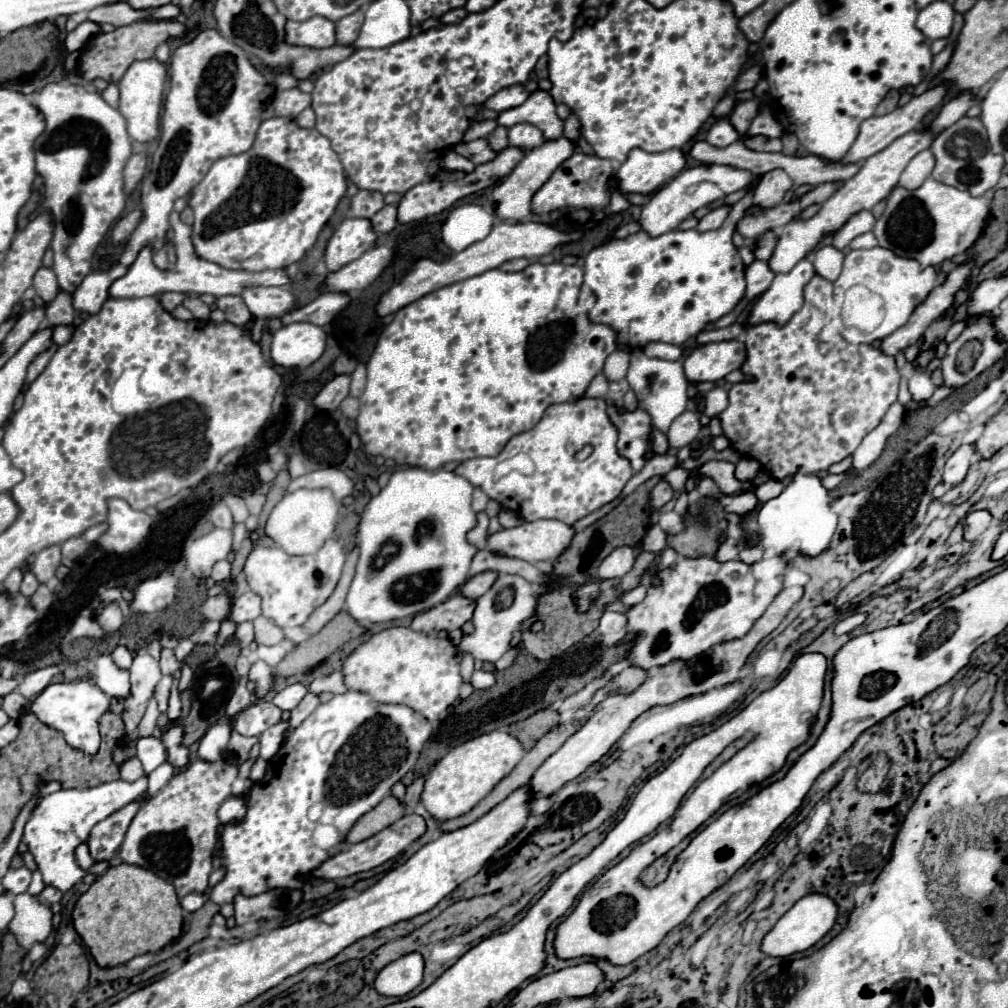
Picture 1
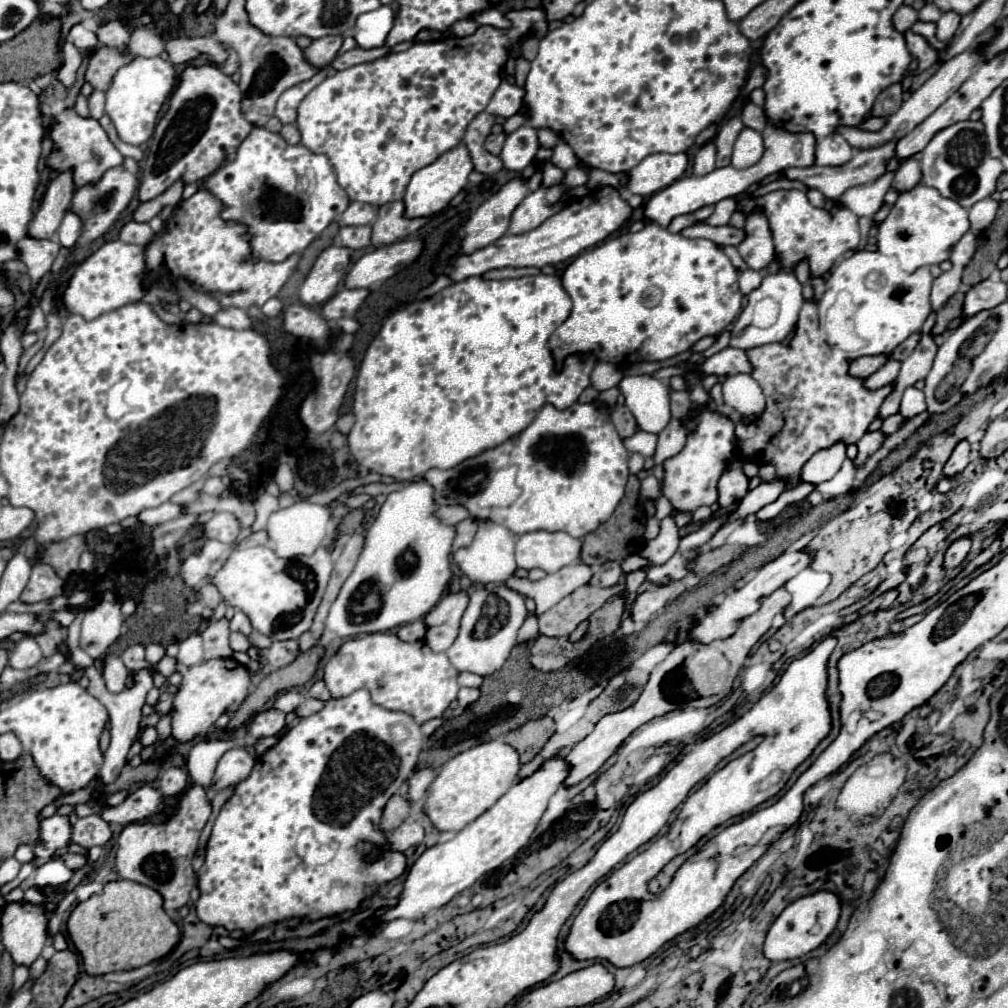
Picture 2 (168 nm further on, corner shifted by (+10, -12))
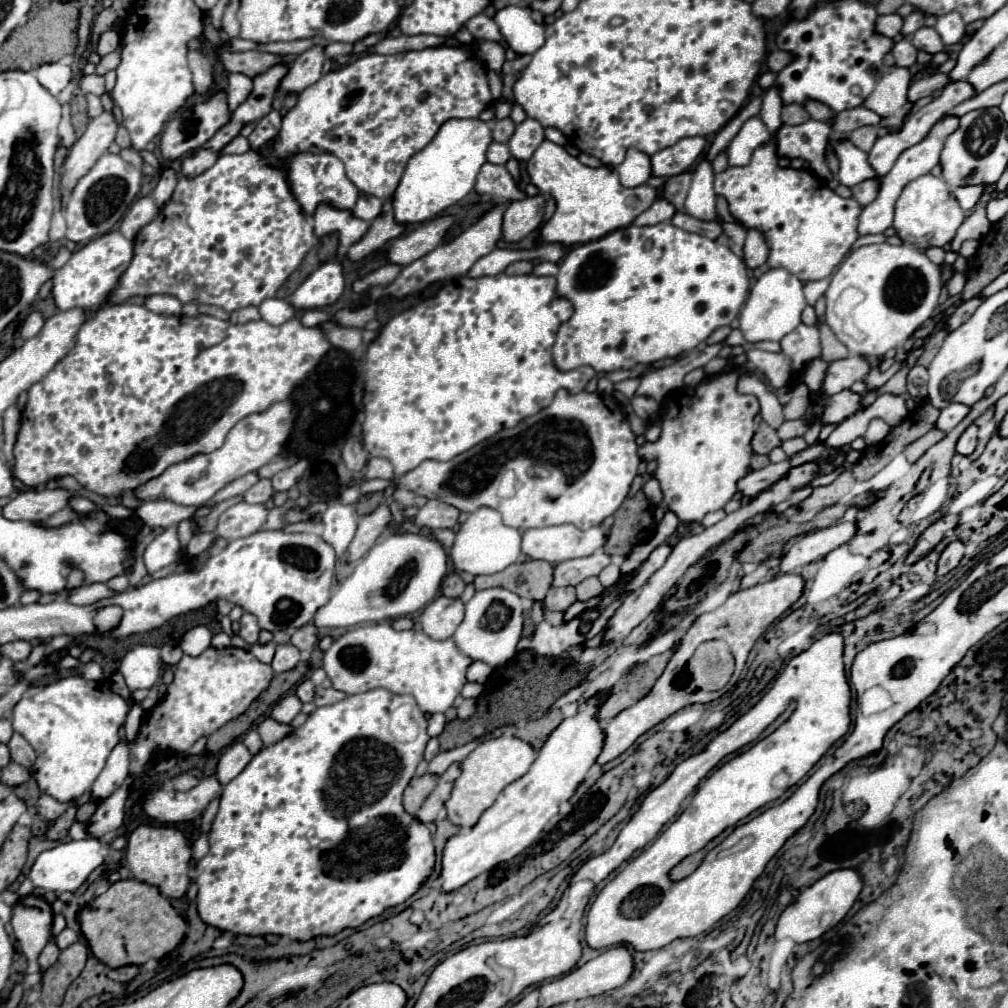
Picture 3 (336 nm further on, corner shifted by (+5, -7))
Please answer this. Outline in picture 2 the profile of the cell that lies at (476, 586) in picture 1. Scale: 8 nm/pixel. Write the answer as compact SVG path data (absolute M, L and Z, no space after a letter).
M462 589L458 593L448 593L442 601L426 615L426 625L430 625L430 633L426 633L426 643L432 651L448 651L450 645L458 637L460 617L468 607L468 593Z

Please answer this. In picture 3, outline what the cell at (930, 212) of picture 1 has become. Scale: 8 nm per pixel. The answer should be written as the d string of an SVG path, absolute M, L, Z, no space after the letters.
M925 174L911 180L897 198L893 228L905 244L925 250L929 246L945 246L947 242L951 242L963 220L965 212L959 208L959 204L955 204L955 200L951 200L949 184L945 182L945 178Z

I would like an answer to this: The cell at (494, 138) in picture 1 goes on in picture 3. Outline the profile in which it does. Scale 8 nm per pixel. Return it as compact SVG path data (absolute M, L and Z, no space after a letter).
M503 118L503 120L495 120L493 124L491 124L491 128L493 128L493 138L495 138L495 142L507 142L511 136L513 136L513 132L515 132L515 122L511 120L511 118Z

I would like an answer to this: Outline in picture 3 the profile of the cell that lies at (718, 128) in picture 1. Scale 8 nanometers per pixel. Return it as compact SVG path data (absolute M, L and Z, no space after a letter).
M701 160L693 172L693 184L685 200L685 212L699 220L715 220L715 192L713 192L713 172L707 160Z

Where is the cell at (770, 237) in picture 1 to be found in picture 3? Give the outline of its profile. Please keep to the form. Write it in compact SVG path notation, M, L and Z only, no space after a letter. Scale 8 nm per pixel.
M749 230L745 248L743 248L743 260L747 268L755 270L763 266L767 262L767 256L769 256L769 248L767 248L767 242L763 240L763 234L759 230Z

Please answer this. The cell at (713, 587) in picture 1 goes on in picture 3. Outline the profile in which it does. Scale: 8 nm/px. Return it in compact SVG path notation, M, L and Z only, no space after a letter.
M843 522L825 530L817 530L807 536L799 536L797 540L793 540L791 550L787 550L787 554L783 556L779 574L791 572L809 562L825 558L831 550L847 544L855 536L855 532L857 532L855 522Z

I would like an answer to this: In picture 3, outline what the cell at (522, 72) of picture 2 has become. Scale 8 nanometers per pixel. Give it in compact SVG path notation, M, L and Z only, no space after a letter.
M517 56L515 60L507 60L501 68L501 78L503 78L503 98L509 100L511 98L511 86L513 82L521 76L523 68L531 62L531 56Z

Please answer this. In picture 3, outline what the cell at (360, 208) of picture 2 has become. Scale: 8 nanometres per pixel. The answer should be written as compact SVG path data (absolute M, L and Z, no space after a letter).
M363 194L363 196L357 200L357 204L355 204L355 208L353 208L353 214L359 216L361 220L371 222L373 218L379 216L381 206L383 206L383 200L381 200L381 198L375 198L375 196L367 196L367 194Z

